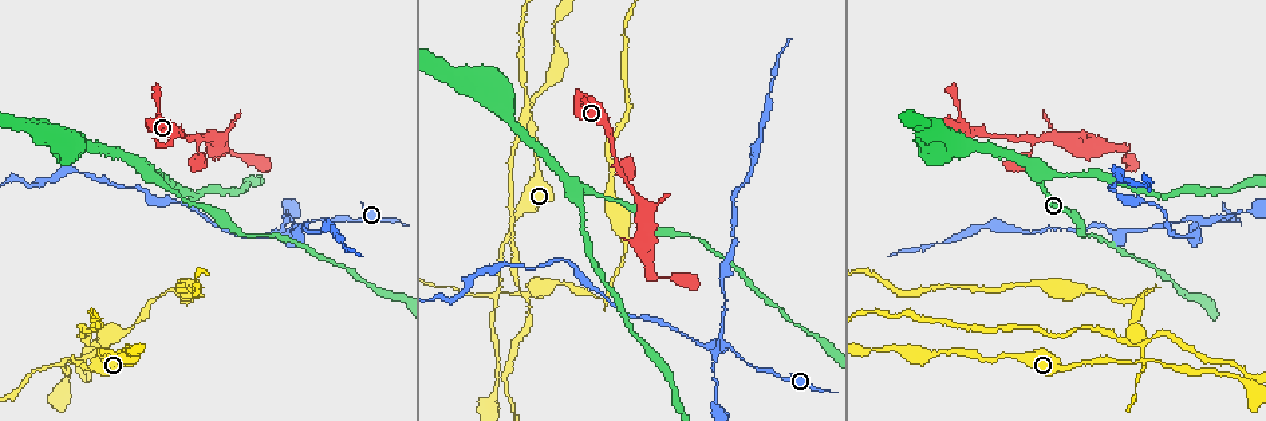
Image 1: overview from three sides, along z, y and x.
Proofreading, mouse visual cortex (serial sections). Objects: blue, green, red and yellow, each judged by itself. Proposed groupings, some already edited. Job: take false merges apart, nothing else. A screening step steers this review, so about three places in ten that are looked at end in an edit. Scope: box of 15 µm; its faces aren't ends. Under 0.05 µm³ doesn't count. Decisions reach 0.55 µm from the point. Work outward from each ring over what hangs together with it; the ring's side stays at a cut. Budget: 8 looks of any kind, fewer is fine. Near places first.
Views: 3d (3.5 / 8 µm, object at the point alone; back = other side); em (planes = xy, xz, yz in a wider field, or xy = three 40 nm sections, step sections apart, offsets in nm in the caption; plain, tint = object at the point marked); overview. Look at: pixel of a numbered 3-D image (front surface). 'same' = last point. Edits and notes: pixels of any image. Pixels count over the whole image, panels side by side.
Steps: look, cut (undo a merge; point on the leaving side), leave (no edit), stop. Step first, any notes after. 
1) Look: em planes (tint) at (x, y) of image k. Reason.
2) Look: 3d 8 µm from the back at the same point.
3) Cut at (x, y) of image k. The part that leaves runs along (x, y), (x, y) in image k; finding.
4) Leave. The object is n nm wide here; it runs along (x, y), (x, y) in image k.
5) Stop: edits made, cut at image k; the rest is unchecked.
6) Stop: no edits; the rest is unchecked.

Look: 3d 8 µm at (714, 346) of image 1. Three arms meet.

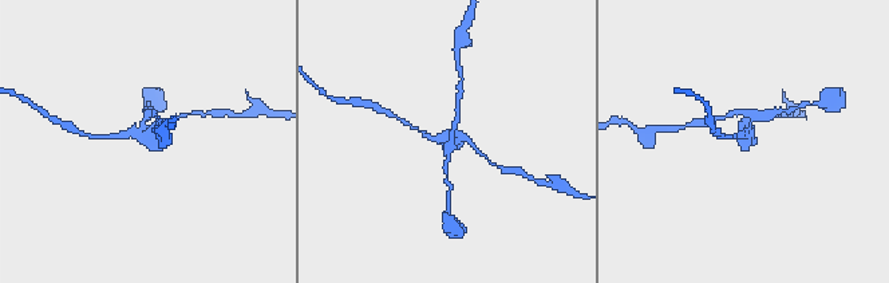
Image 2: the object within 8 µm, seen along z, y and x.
Look: em xy step 5 (tint) at (746, 134) of image 2. 3 arms meet here; the arms are 150, 150, 200 nm wide.

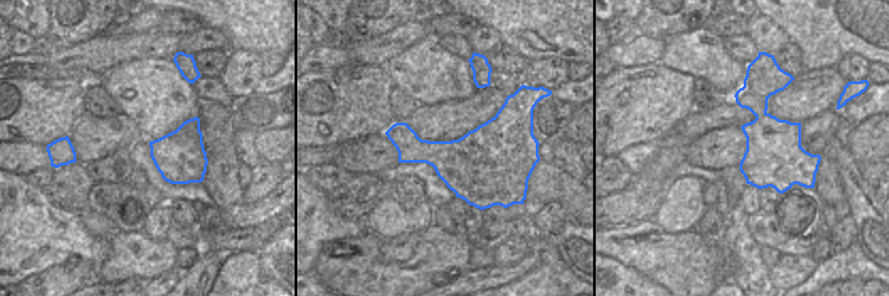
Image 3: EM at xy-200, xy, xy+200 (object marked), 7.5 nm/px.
Cut at (454, 125) of image 2. The object is 480 nm wide here; the part that leaves runs along (445, 145), (458, 121), (458, 97) in image 2; two cells meet here.

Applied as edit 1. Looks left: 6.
Look: overview. See it whole again.

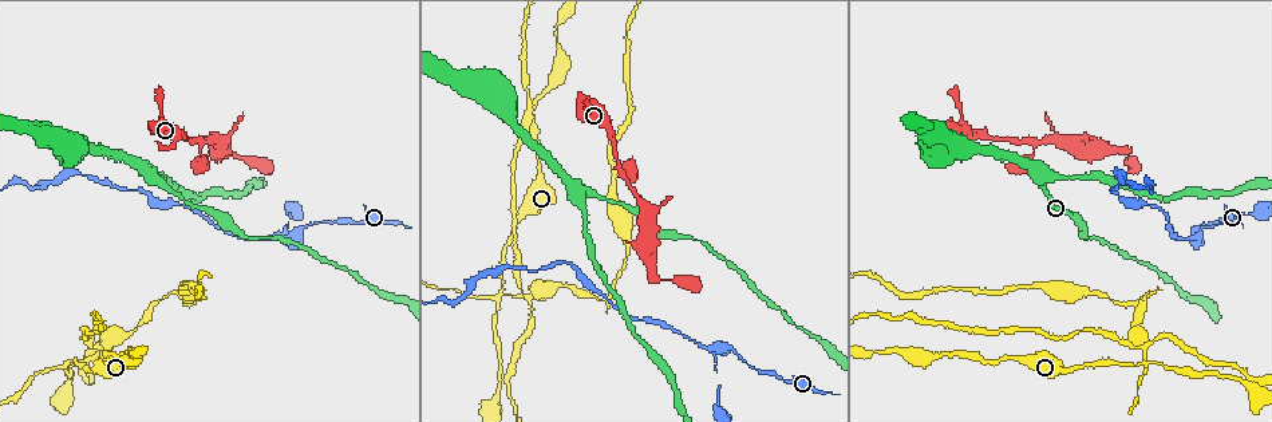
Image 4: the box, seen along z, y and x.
Look: 3d 3.5 µm at (198, 139) of image 4. Arms part here.

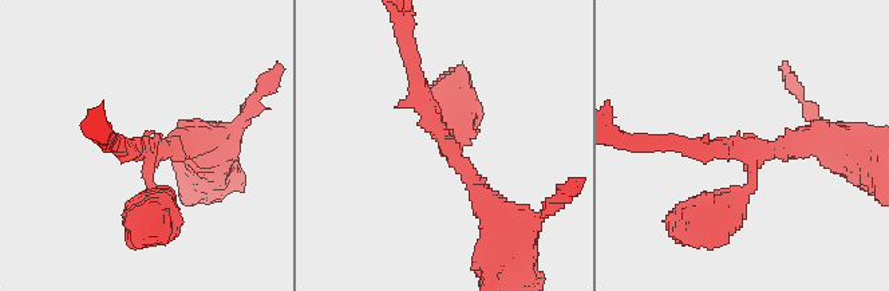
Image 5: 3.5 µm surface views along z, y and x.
Look: em xy step 1 (tint) at (740, 150) of image 5. 3 arms meet here; the arms are 200, 200, 400 nm wide.

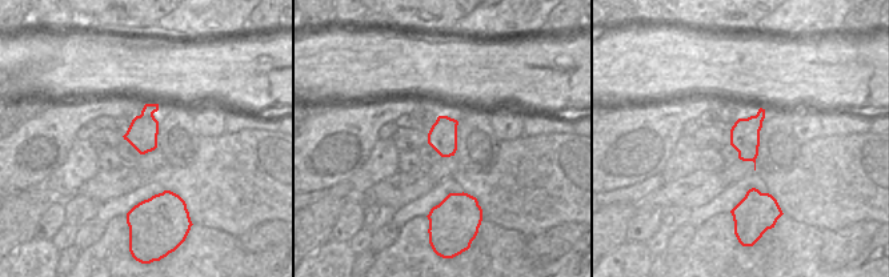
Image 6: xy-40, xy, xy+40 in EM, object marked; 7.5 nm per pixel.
Look: em planes (tint) at the same point. Cut it another way.

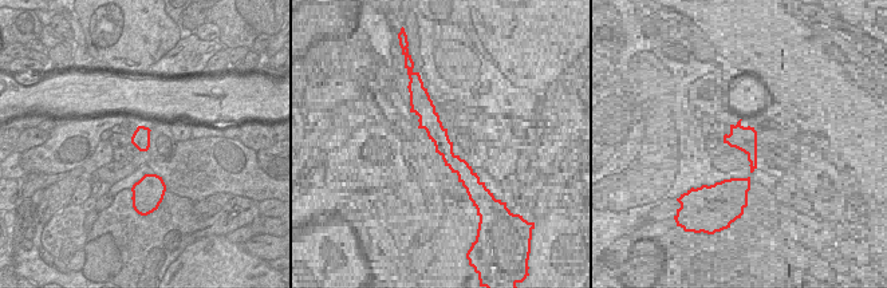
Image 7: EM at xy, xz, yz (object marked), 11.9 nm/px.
Leave. Continuous, no second cell.

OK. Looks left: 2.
Look: 3d 3.5 µm at (522, 215) of image 4. Sudden change in width.

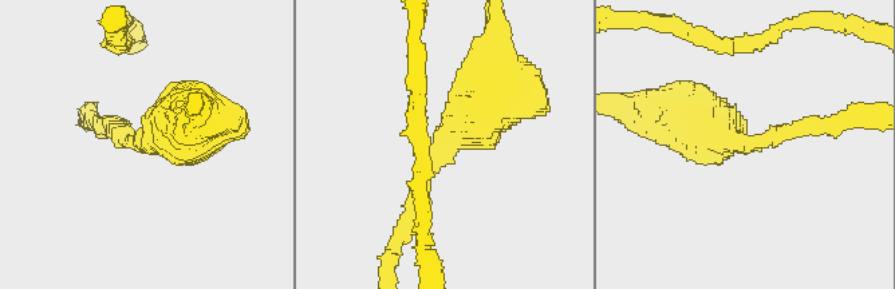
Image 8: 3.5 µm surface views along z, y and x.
Look: em xy step 2 (tint) at (137, 143) of image 8. The arms are 200, 700 nm wide; shape alone is not enough.

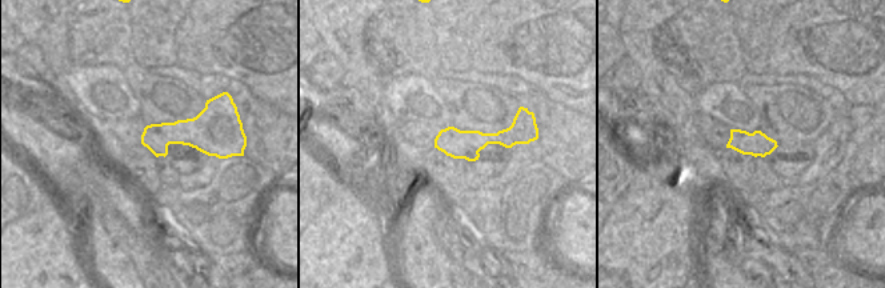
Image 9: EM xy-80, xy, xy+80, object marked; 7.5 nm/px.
Leave. It runs along (517, 132), (508, 138), (437, 144) in image 9; one cell here.

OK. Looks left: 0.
Stop: edits made, cut at image 2; the rest is unchecked.

